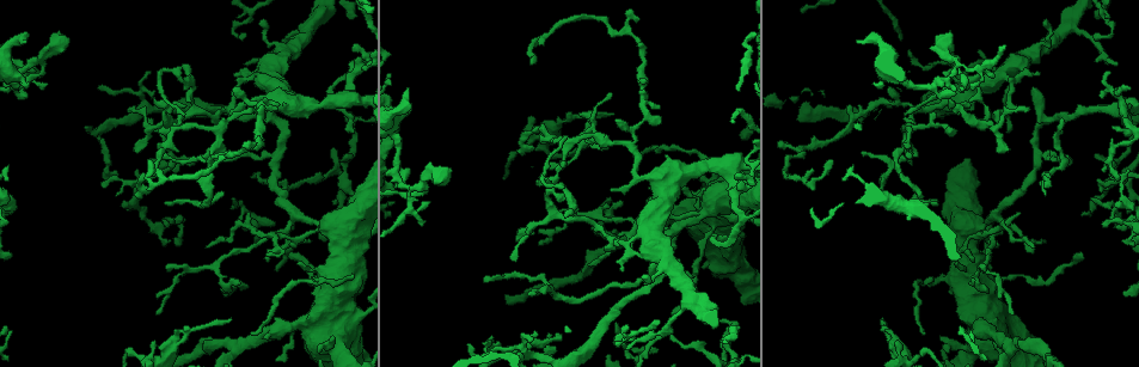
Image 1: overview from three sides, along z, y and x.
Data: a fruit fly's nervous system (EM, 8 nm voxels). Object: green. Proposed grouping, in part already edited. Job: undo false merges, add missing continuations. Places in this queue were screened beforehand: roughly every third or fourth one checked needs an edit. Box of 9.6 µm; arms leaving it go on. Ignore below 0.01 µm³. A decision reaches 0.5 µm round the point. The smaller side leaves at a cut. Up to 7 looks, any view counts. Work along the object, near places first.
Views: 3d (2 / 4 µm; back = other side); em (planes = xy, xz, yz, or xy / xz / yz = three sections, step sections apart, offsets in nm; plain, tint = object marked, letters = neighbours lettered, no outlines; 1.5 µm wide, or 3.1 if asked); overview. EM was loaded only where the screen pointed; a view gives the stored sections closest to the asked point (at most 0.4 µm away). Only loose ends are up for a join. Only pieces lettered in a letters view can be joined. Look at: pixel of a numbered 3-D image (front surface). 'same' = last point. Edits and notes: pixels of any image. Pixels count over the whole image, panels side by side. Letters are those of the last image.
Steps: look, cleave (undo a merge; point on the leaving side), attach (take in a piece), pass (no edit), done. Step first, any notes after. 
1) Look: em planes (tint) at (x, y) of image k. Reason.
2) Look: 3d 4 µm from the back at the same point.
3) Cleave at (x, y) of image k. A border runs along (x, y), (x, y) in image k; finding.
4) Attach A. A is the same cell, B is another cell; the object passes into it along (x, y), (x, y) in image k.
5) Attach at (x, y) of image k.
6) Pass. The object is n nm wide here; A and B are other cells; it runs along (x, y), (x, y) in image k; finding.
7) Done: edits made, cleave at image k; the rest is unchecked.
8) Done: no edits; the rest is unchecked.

Look: em planes (letters) at (167, 268) of image 1. Free end.

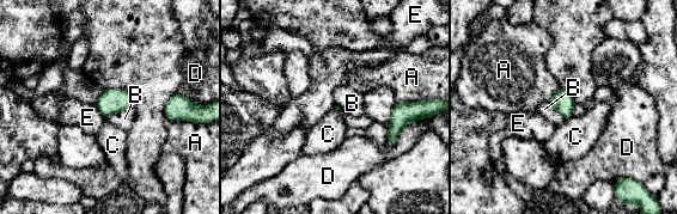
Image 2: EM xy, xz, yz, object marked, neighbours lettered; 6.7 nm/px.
Pass. A, B, C, D and E are other cells; a border runs along (95, 104), (104, 117) in image 2; no lettered piece goes on from it.

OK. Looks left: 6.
Look: 3d 2 µm from the back at (293, 248) of image 1. Tapers out.

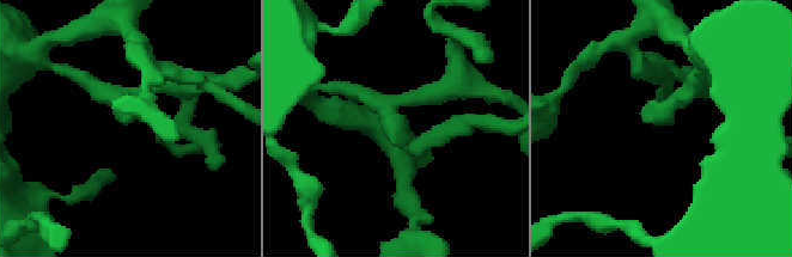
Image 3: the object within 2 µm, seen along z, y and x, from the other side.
Look: em planes (letters) at (642, 115) of image 3. Now the EM.

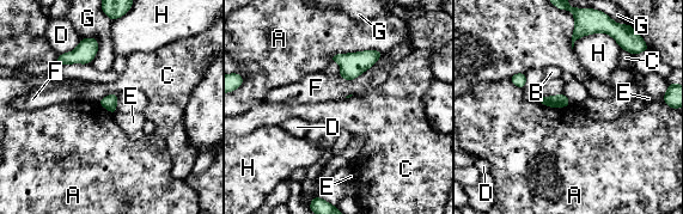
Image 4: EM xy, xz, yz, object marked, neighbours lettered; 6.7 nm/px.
Pass. A, B, C, D, E, F, G and H are other cells; a border runs along (382, 52), (336, 53), (329, 60) in image 4; no lettered piece goes on from it.

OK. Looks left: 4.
Look: em yz step 8 (letters) at (631, 148) of image 1. Sharp bend.

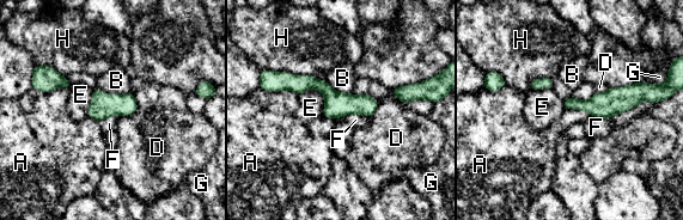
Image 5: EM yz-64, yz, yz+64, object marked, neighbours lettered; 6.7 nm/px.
Pass. A, B, D, E, F, G and H are other cells; a border runs along (653, 102), (591, 116) in image 5; all the same neuron.

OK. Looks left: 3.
Done: no edits; the rest is unchecked.

